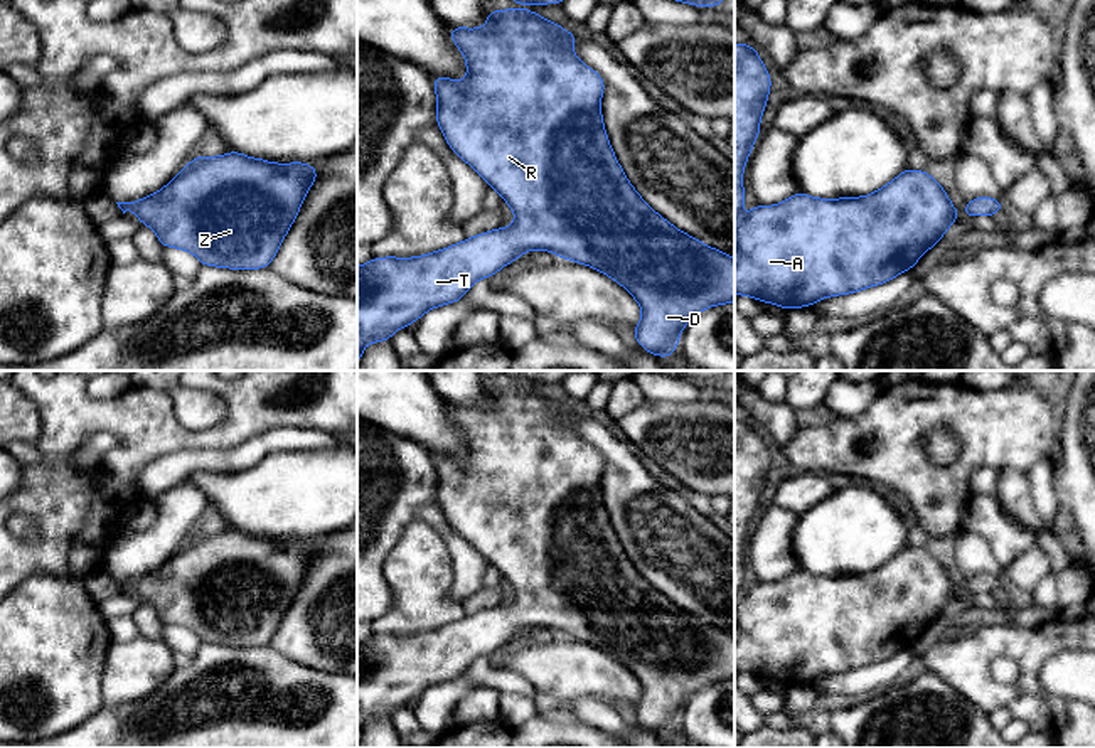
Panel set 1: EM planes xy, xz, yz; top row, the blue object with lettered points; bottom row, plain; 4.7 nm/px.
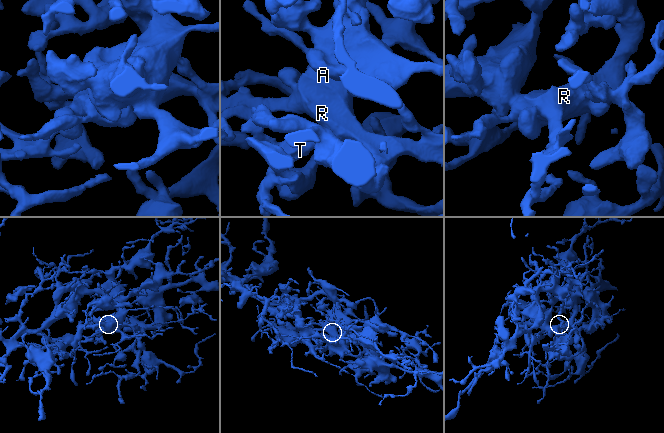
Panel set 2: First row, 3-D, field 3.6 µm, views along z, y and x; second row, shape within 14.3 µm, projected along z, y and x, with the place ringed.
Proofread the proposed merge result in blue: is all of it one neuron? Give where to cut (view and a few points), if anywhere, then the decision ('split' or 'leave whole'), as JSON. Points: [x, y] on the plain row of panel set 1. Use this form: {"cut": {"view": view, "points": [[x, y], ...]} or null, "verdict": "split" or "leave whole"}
{"cut": null, "verdict": "leave whole"}

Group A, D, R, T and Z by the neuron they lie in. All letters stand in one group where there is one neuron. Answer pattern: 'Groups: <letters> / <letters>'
Groups: A D R T Z

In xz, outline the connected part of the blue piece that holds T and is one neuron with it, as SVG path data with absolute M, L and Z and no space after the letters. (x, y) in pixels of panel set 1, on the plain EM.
M489 387L485 404L448 408L467 438L468 455L453 458L431 453L438 477L436 500L448 524L512 585L515 600L512 605L487 608L436 630L408 637L372 635L357 644L357 743L367 721L389 718L396 708L418 699L431 686L462 679L477 657L492 655L531 627L551 628L620 660L642 684L642 697L632 706L637 719L652 733L670 735L681 709L694 692L734 679L734 635L674 605L632 564L603 502L600 480L605 458L571 426L571 421L580 418L578 413L541 393L519 387Z

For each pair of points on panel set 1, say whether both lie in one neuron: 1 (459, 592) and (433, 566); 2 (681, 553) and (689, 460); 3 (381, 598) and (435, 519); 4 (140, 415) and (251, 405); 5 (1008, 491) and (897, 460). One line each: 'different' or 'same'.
1: different
2: different
3: same
4: same
5: different

